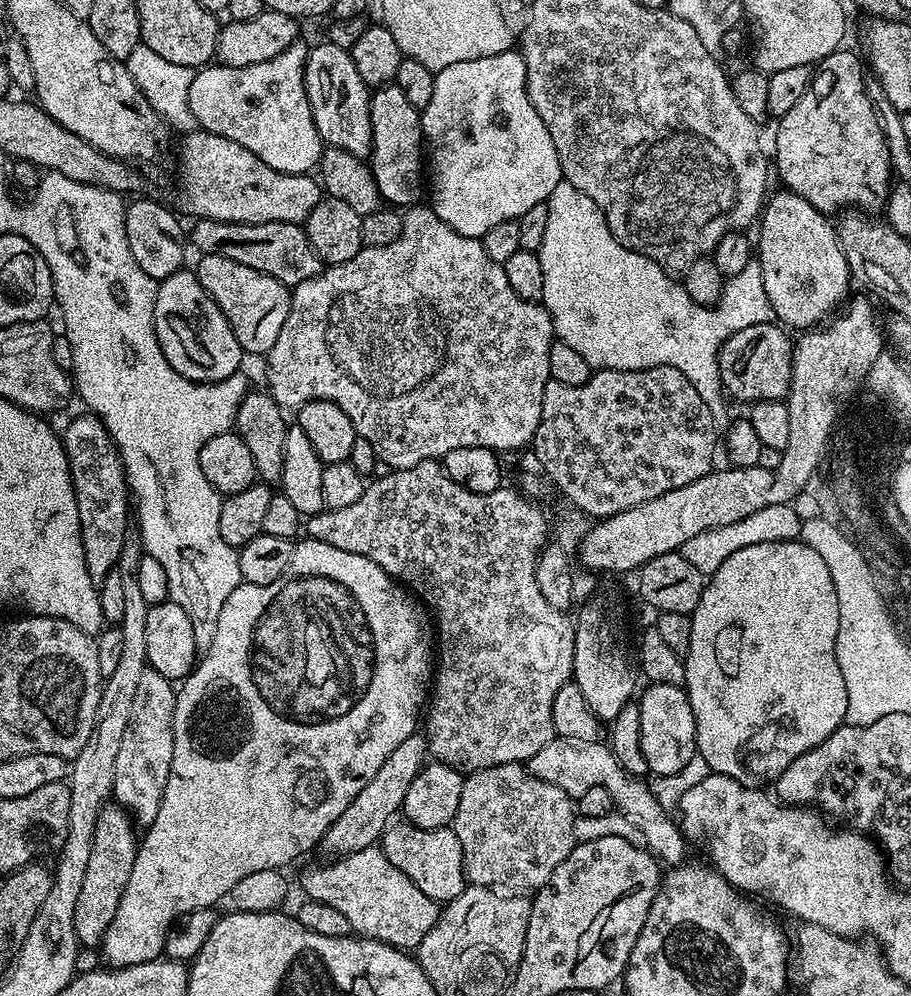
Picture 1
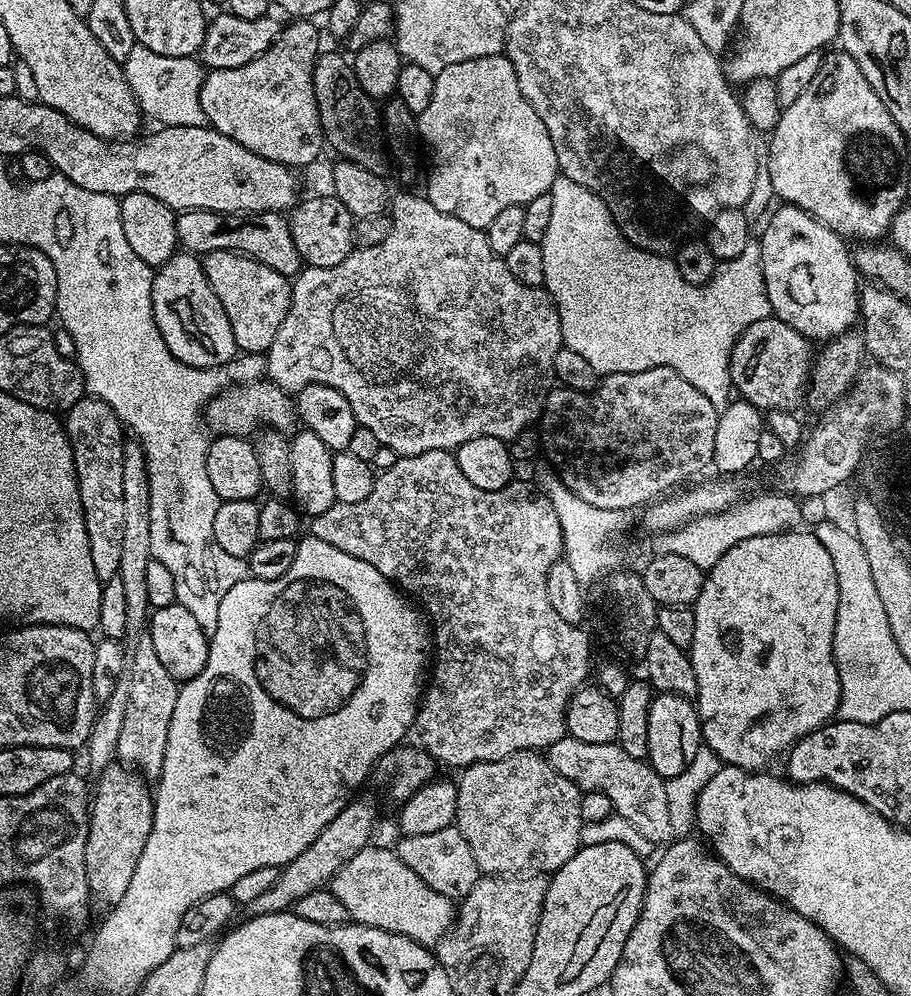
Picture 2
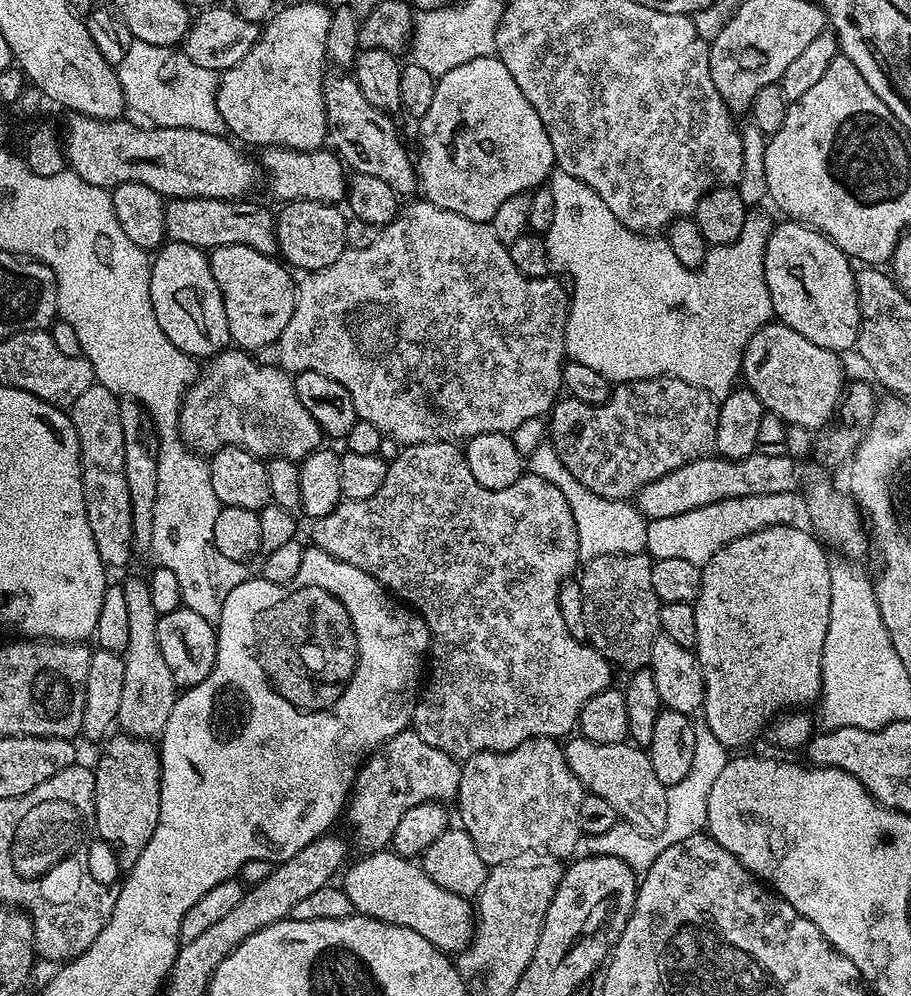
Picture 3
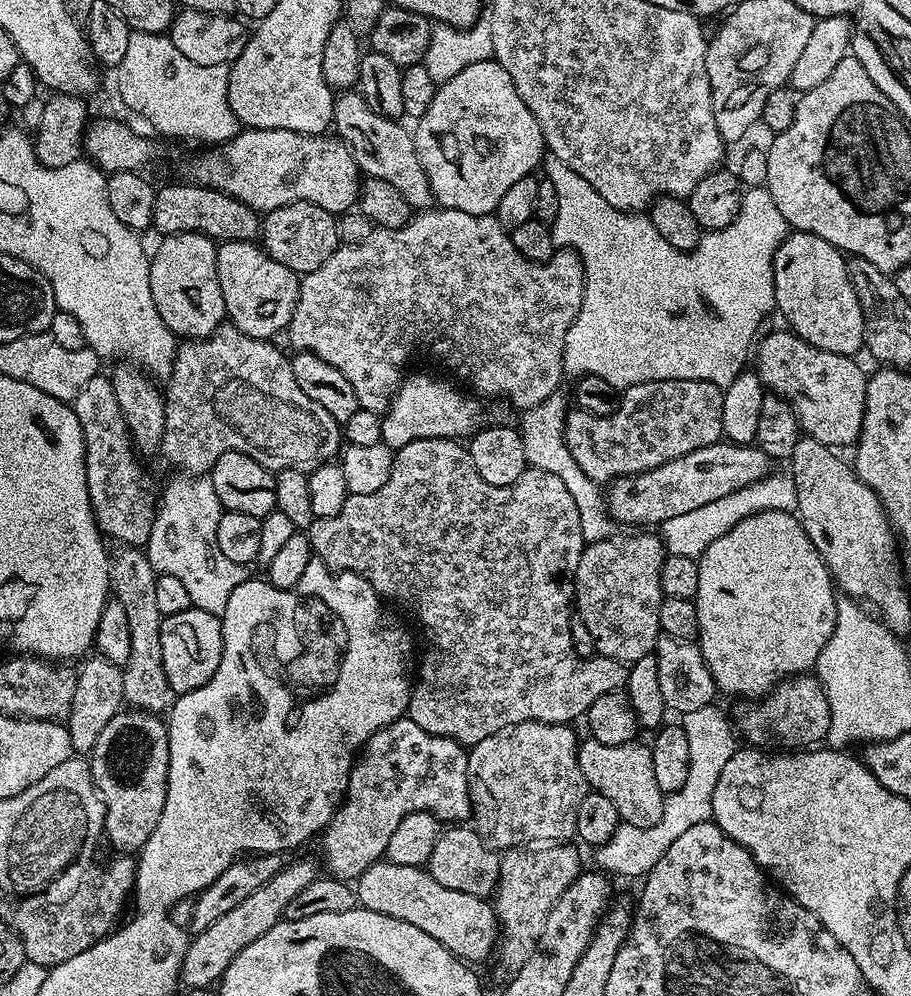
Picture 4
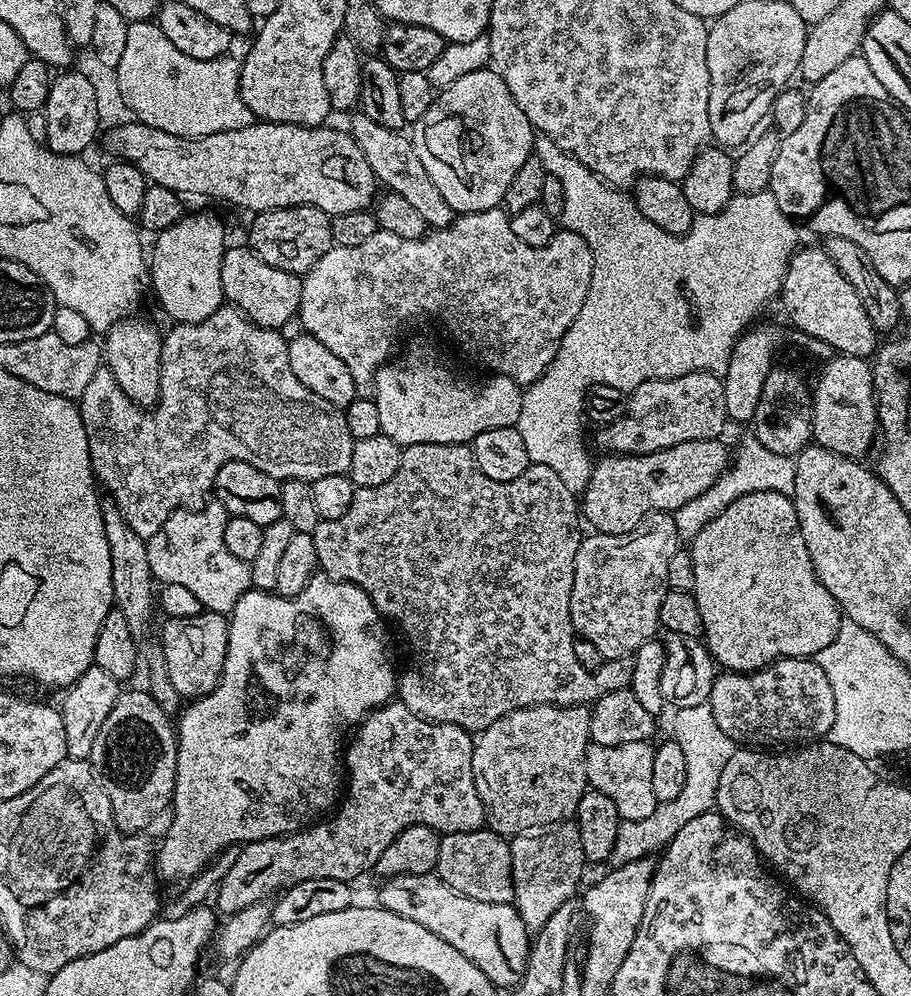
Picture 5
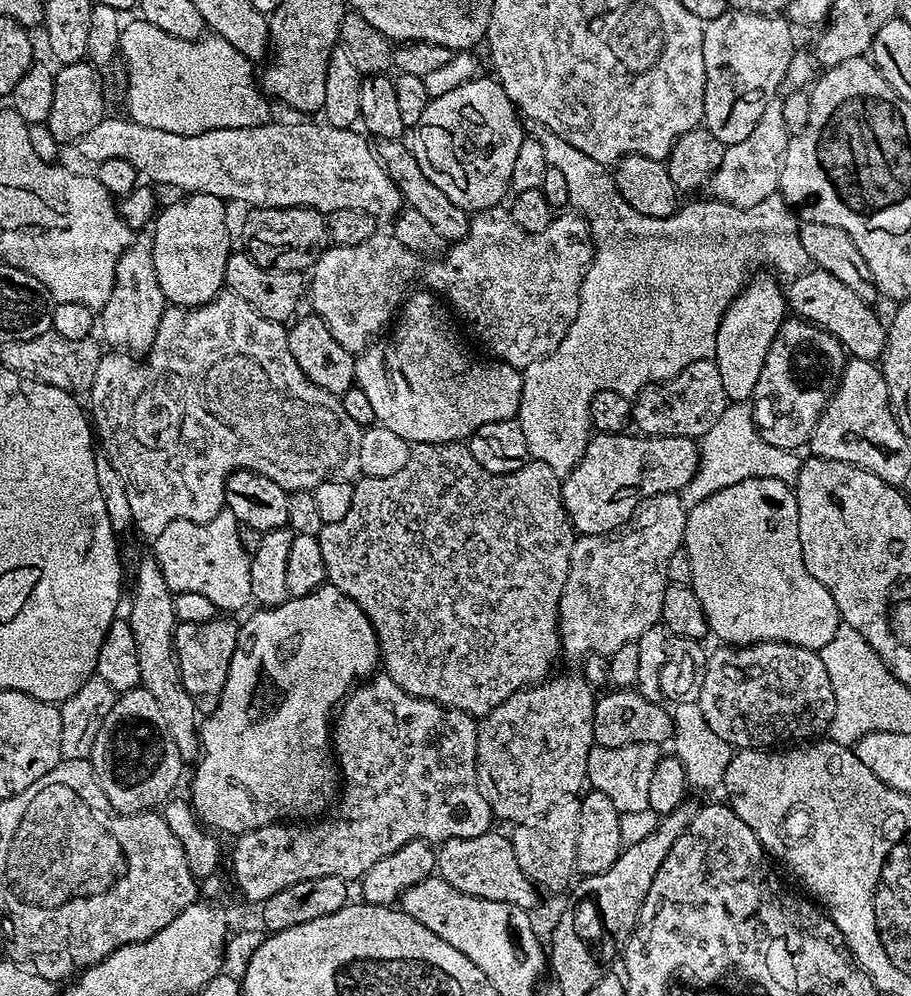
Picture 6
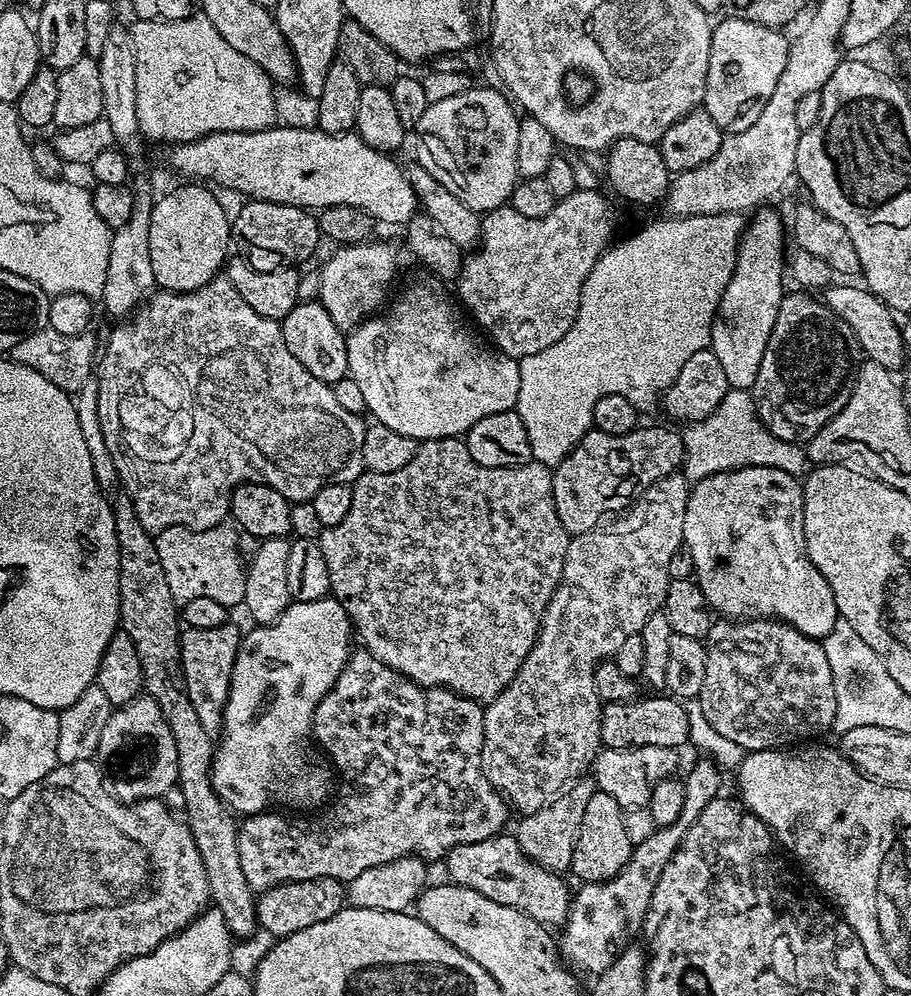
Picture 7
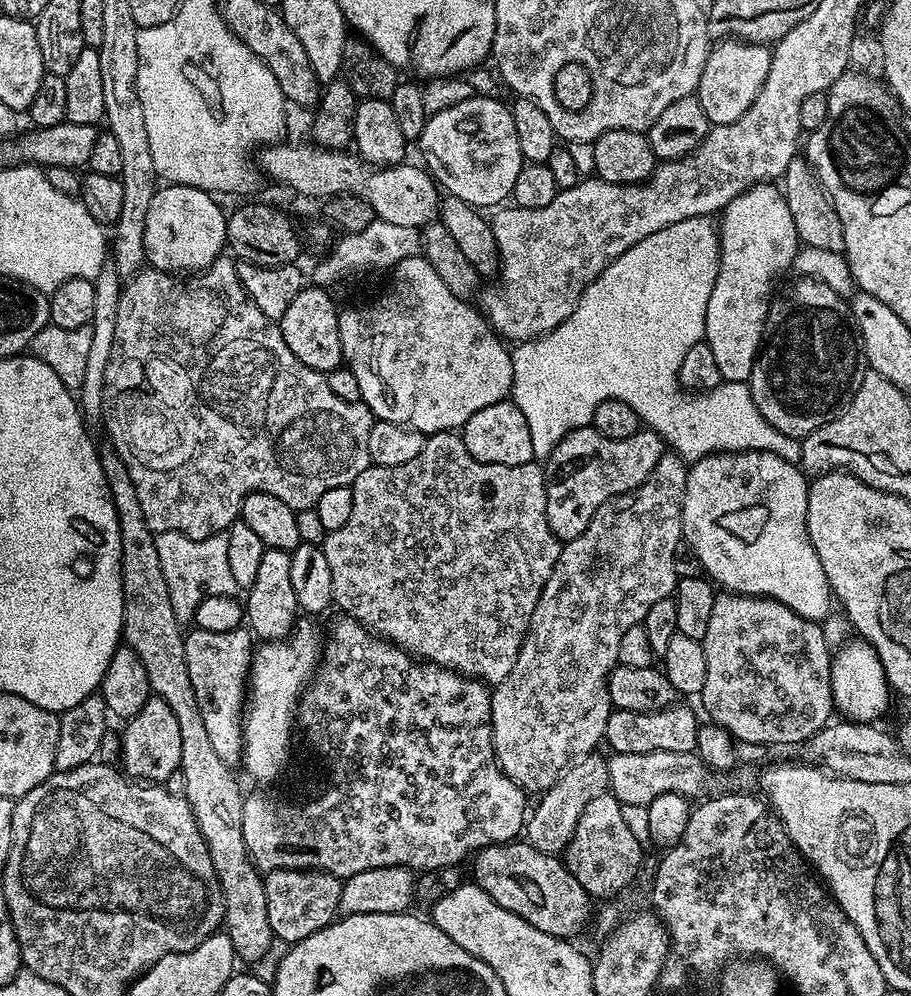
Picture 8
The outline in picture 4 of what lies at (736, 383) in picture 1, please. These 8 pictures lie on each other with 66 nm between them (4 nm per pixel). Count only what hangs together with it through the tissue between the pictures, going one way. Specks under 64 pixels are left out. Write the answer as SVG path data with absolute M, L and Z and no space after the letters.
M791 330L772 332L755 345L754 371L773 396L787 398L801 429L833 450L855 445L864 429L868 376L853 357L807 344Z

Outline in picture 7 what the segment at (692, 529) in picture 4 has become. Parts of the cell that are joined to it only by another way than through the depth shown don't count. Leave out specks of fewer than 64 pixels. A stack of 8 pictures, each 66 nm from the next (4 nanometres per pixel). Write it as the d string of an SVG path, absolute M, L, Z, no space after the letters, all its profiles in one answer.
M734 388L722 398L720 405L704 420L698 420L683 429L684 463L682 471L689 482L706 478L710 474L746 466L774 466L786 474L800 478L805 475L806 452L799 444L782 442L774 438L756 412L756 402L751 391Z

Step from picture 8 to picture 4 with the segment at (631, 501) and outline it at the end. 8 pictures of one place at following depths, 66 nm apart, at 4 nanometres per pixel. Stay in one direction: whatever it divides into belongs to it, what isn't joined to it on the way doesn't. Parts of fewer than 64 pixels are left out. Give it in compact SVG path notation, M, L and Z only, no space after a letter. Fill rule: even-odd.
M651 531L641 532L644 532L641 536L624 536L621 540L593 539L585 543L574 581L575 615L586 626L586 630L590 630L590 638L596 643L597 653L606 658L619 660L625 666L631 666L635 660L643 656L653 655L656 640L662 634L658 614L665 597L660 581L662 562L666 555L664 542L659 535L651 536L648 533ZM527 720L471 745L468 752L468 785L472 799L470 820L488 847L507 850L536 846L541 842L568 842L576 836L578 806L590 789L584 782L582 766L578 766L578 739L574 729L566 724Z

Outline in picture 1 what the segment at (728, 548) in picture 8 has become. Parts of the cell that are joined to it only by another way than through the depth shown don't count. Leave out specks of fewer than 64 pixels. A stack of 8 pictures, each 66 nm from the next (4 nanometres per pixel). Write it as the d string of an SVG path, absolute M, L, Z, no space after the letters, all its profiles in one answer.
M797 538L786 542L758 542L758 546L746 546L746 550L738 550L730 554L718 570L707 577L704 593L698 606L691 612L692 629L690 630L690 650L684 658L686 678L682 685L690 698L690 706L694 710L696 723L696 750L706 758L709 769L715 775L734 778L742 782L746 788L763 789L771 785L806 750L818 746L834 730L846 721L846 682L842 678L842 670L838 670L836 657L836 639L838 638L838 594L834 590L834 582L830 578L830 566L822 562L822 554L812 550L804 541Z

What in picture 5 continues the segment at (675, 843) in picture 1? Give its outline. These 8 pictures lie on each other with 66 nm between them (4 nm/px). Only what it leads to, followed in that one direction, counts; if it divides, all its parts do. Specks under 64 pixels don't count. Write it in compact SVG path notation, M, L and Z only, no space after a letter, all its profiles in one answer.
M649 741L626 742L626 746L598 746L589 743L586 750L586 778L595 791L606 794L614 806L618 806L621 820L650 818L654 807L650 770L653 745Z

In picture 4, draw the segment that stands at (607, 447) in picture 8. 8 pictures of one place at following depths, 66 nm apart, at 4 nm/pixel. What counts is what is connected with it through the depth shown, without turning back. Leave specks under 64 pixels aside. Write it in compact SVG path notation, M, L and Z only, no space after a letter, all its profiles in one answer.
M721 442L702 446L682 458L674 458L654 470L639 472L637 476L621 476L607 485L608 512L620 524L663 525L665 520L690 514L698 506L706 506L726 494L756 484L769 475L770 457L763 450L747 444Z

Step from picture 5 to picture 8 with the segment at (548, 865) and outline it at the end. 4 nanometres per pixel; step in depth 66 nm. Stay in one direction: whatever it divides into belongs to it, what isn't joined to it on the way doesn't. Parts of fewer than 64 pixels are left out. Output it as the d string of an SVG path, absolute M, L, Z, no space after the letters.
M589 754L572 761L561 772L554 782L554 786L547 788L539 797L536 809L529 811L526 816L526 840L538 850L553 854L563 853L568 847L570 838L574 834L574 826L586 810L586 802L598 798L598 794L609 791L608 762L600 754Z

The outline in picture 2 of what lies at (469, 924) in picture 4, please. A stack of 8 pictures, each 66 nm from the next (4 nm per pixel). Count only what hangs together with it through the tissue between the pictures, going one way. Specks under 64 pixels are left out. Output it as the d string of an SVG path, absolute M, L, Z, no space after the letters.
M391 847L363 848L338 874L334 874L330 891L342 906L346 906L349 921L394 934L402 934L414 942L425 946L435 946L452 929L458 911L457 905L450 898L430 890L410 866L398 858Z

